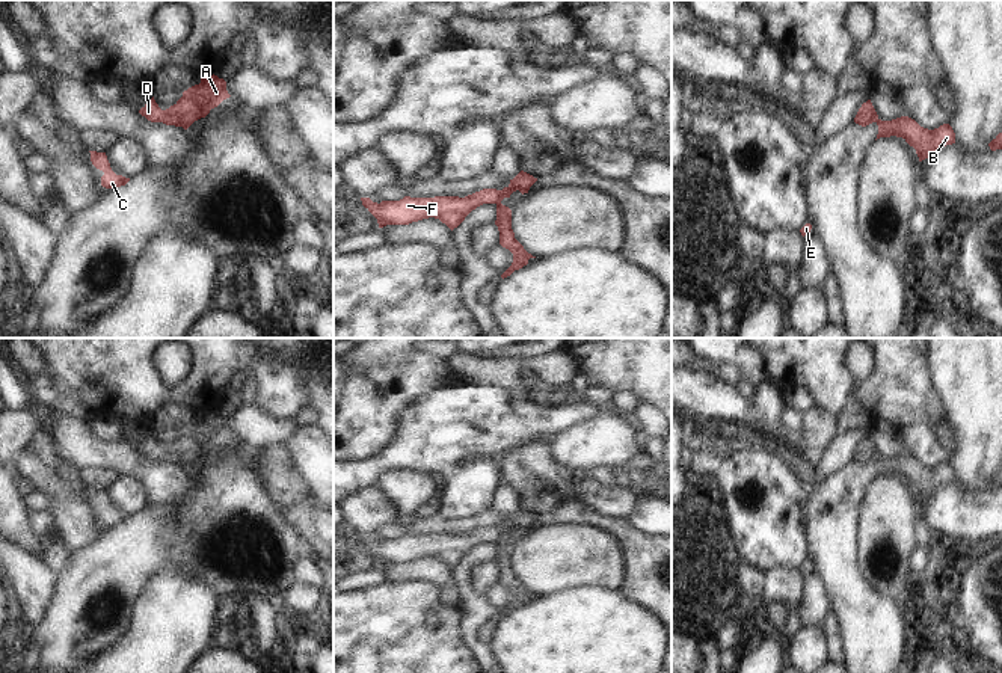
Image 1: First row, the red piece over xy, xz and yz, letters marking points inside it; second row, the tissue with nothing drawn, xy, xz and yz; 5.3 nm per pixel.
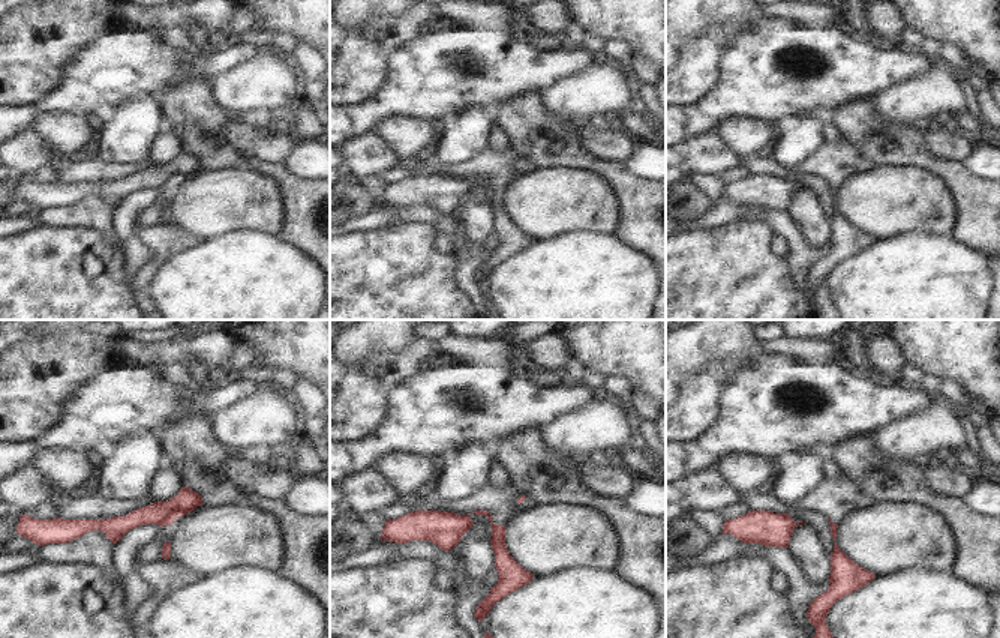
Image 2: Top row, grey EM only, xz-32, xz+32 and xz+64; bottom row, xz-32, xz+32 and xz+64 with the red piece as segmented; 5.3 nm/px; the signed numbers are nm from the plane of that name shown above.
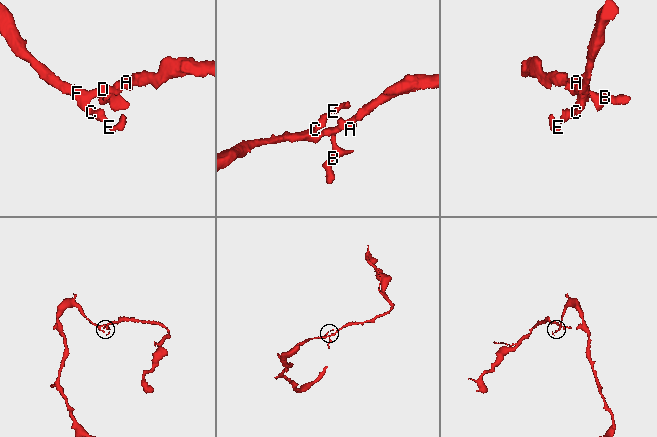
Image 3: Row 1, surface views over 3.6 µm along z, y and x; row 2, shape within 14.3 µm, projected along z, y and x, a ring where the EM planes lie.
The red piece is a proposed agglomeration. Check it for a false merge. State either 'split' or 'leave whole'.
split

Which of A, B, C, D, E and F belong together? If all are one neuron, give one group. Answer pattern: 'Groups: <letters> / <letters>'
Groups: A C D E F / B.

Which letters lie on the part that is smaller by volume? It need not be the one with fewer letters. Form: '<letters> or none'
B

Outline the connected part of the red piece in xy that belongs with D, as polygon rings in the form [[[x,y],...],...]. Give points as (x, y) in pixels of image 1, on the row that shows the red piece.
[[[213,74],[184,91],[183,97],[169,109],[161,110],[152,97],[139,113],[151,122],[163,122],[187,130],[195,121],[205,118],[211,109],[229,97],[226,81]]]

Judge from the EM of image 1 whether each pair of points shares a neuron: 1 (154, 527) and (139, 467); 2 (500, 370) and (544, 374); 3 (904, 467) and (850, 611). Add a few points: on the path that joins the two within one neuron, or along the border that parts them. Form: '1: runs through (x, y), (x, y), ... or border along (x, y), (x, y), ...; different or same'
1: border along (147, 507), (162, 512), (168, 521), (169, 537); different
2: runs through (510, 370), (516, 365), (533, 365); same
3: runs through (860, 482), (842, 500), (842, 568); same

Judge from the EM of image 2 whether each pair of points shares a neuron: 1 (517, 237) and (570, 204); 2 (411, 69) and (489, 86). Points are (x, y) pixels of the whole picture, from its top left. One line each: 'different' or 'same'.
1: different
2: same

